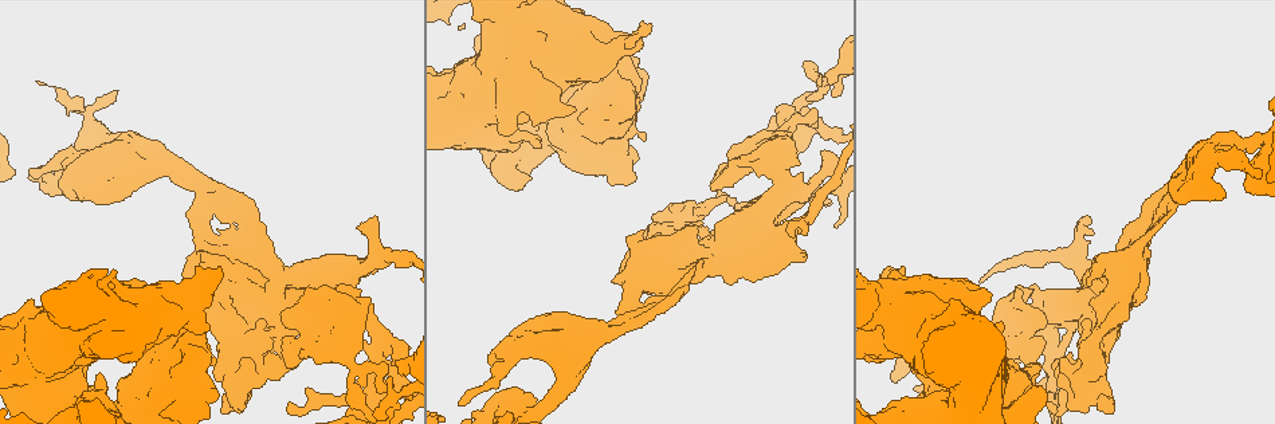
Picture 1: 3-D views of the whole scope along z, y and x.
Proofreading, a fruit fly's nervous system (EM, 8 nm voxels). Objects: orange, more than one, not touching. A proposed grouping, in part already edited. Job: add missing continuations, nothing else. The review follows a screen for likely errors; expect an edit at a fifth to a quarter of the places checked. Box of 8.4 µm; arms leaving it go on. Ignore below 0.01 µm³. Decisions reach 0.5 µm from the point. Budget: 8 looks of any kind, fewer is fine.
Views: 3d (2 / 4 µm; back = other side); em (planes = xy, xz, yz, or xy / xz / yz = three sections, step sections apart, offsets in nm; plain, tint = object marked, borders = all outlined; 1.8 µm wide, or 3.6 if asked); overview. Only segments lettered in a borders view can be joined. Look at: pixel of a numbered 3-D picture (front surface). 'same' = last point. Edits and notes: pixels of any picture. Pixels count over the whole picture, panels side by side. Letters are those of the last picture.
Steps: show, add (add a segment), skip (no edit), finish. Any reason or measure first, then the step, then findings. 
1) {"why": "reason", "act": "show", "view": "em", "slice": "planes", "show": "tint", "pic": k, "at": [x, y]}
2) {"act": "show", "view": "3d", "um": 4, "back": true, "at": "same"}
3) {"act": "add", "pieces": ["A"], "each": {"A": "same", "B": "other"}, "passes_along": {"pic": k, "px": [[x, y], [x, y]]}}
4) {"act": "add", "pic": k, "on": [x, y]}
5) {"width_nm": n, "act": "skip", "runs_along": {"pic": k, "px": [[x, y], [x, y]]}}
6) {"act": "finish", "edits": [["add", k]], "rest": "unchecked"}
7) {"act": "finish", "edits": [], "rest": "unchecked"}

{"why": "thick end", "act": "show", "view": "3d", "um": 4, "back": true, "pic": 1, "at": [573, 109]}

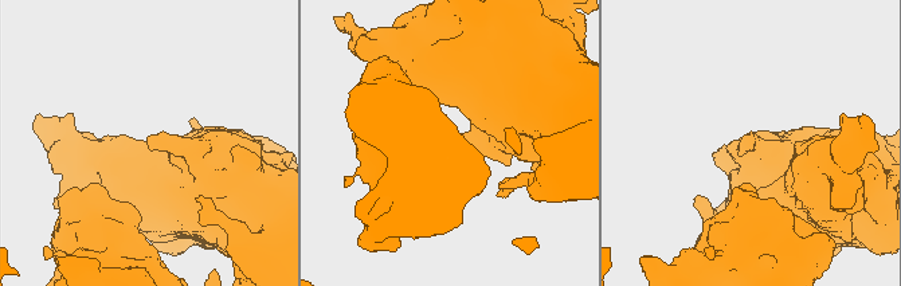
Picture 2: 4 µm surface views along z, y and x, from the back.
{"act": "show", "view": "em", "slice": "xy", "step": 16, "show": "borders", "pic": 2, "at": [748, 133]}

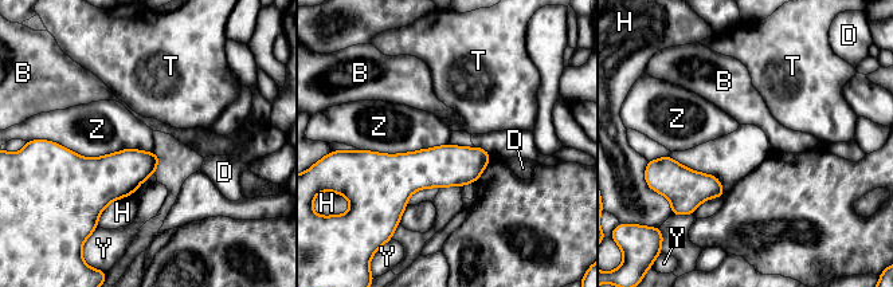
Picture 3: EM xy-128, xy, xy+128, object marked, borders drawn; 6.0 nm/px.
{"act": "skip", "each": {"B": "other", "D": "other", "H": "other", "T": "other", "Y": "other", "Z": "other"}, "found": "no lettered segment goes on from it"}

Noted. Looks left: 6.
{"why": "sudden change in width", "act": "show", "view": "3d", "um": 4, "pic": 1, "at": [220, 292]}

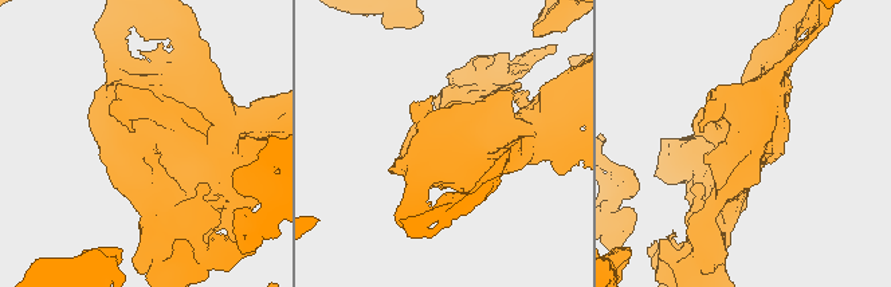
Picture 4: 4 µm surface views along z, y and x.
{"act": "show", "view": "em", "um": 3.6, "slice": "planes", "show": "borders", "pic": 4, "at": [746, 143]}

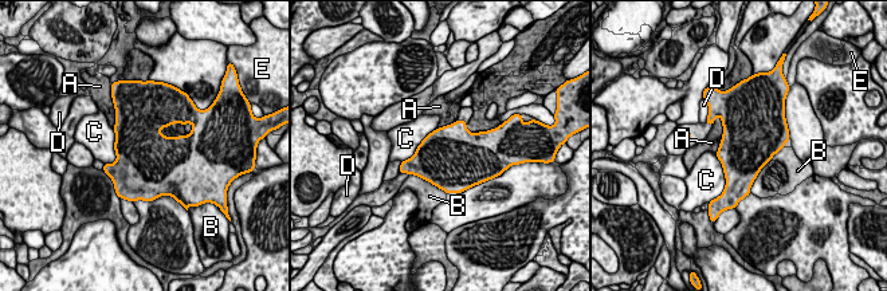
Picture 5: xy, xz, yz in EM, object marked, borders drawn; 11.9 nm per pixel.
{"width_nm": 650, "act": "skip", "each": {"A": "other", "B": "other", "C": "other", "D": "other", "E": "other"}, "border": {"pic": 5, "px": [[718, 114], [722, 138], [715, 152]]}, "found": "no lettered segment goes on from it"}

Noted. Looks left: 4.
{"why": "sudden change in width", "act": "show", "view": "3d", "um": 2, "pic": 1, "at": [68, 160]}

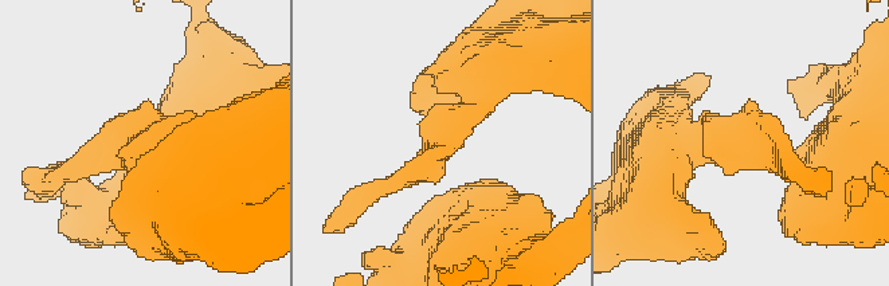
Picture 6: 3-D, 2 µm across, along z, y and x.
{"why": "need the tissue", "act": "show", "view": "em", "slice": "xz", "step": 16, "show": "tint", "pic": 6, "at": [446, 142]}

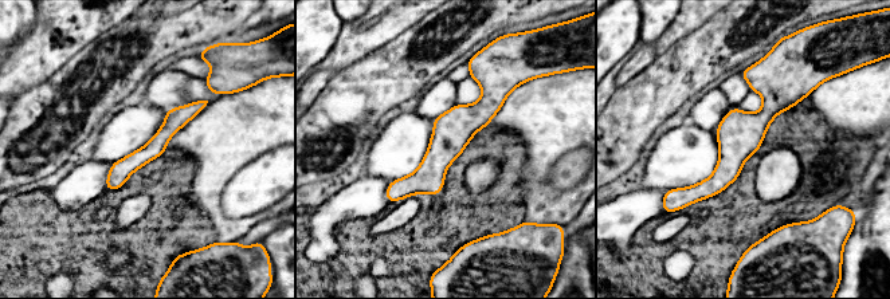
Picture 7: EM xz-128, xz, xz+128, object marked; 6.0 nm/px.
{"why": "see the neighbours", "act": "show", "view": "em", "slice": "xz", "step": 16, "show": "borders", "at": "same"}

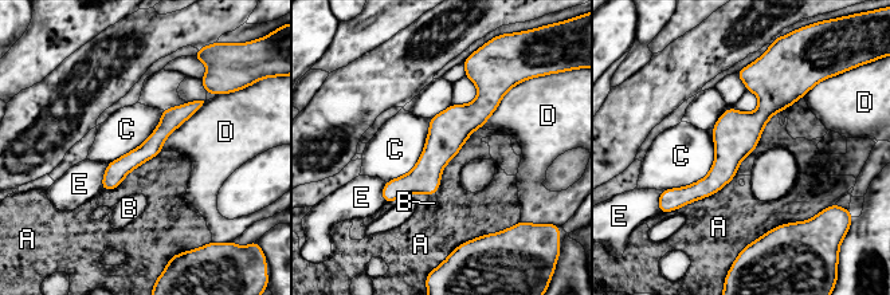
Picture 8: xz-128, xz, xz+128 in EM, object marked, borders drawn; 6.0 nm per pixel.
{"longest_contact_nm": ["A", 460], "act": "add", "pieces": ["B"], "each": {"A": "other", "B": "same", "C": "other", "D": "other", "E": "other"}, "passes_along": {"pic": 8, "px": [[424, 177], [432, 193], [434, 203]]}, "found": "it goes on there"}

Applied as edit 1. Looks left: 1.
{"act": "finish", "edits": [["add", 8]], "rest": "unchecked"}

